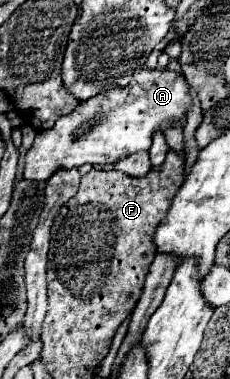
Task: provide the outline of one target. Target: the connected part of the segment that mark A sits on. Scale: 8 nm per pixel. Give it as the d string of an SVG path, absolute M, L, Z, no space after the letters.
M137 69L129 87L91 97L79 103L73 113L59 117L53 129L39 131L25 155L23 177L29 181L47 181L59 169L73 169L85 163L117 163L135 151L147 151L151 147L151 133L185 117L189 107L191 97L185 77L173 71Z

